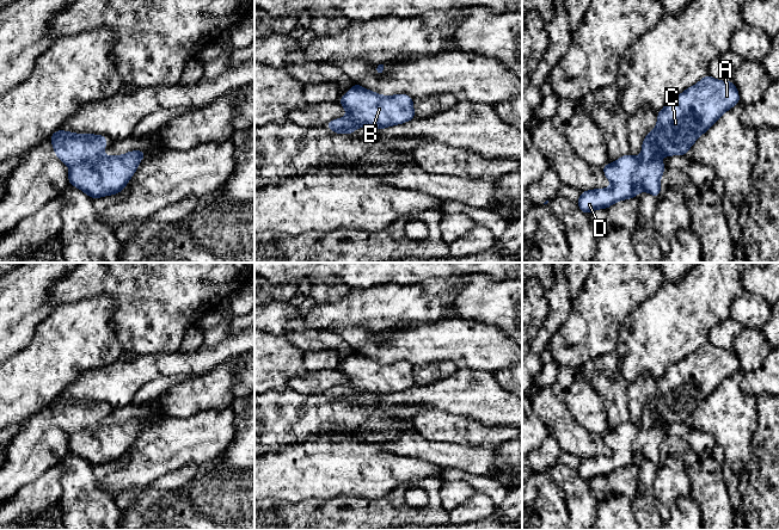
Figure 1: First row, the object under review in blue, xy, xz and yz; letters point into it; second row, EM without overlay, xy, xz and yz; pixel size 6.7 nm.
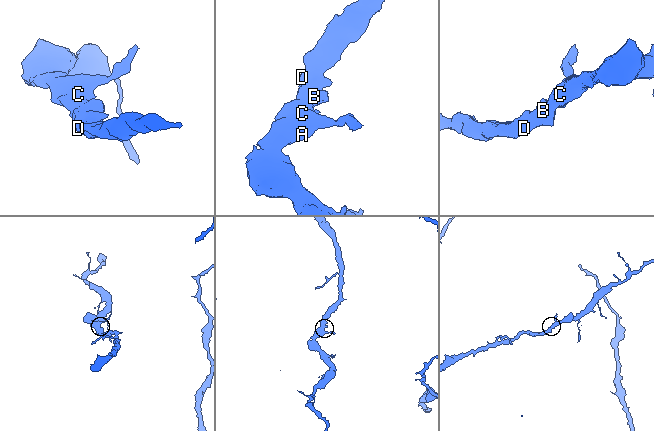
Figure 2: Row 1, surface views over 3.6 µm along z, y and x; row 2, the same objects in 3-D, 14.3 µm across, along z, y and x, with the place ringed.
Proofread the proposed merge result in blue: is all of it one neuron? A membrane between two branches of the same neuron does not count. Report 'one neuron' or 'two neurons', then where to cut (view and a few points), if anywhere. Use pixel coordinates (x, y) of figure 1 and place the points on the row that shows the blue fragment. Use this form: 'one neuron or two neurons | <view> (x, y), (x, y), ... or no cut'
one neuron | no cut

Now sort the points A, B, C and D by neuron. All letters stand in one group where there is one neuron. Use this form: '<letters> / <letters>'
A B C D

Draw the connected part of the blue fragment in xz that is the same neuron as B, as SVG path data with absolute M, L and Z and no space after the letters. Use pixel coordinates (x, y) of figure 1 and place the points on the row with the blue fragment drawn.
M355 82L338 101L346 110L346 116L325 125L336 134L354 136L352 131L357 128L382 130L416 118L410 95L400 93L386 97Z

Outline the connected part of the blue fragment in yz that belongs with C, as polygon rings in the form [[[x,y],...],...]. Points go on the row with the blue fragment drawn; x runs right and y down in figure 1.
[[[711,75],[704,76],[697,85],[688,87],[681,94],[670,98],[665,106],[657,112],[657,125],[651,130],[642,144],[642,154],[633,156],[630,153],[619,158],[612,164],[602,167],[606,178],[612,183],[611,189],[595,189],[581,192],[577,205],[582,212],[590,214],[597,209],[608,209],[612,204],[637,197],[640,191],[646,191],[654,197],[658,198],[661,192],[661,175],[667,170],[662,161],[656,161],[657,156],[665,158],[670,155],[686,155],[688,149],[694,144],[699,136],[706,132],[729,109],[741,103],[737,87],[732,81],[716,80]]]

